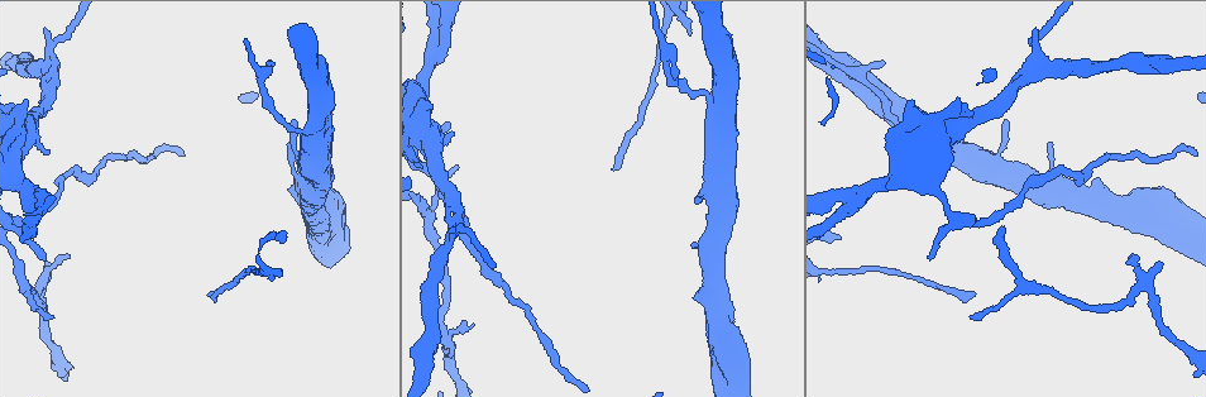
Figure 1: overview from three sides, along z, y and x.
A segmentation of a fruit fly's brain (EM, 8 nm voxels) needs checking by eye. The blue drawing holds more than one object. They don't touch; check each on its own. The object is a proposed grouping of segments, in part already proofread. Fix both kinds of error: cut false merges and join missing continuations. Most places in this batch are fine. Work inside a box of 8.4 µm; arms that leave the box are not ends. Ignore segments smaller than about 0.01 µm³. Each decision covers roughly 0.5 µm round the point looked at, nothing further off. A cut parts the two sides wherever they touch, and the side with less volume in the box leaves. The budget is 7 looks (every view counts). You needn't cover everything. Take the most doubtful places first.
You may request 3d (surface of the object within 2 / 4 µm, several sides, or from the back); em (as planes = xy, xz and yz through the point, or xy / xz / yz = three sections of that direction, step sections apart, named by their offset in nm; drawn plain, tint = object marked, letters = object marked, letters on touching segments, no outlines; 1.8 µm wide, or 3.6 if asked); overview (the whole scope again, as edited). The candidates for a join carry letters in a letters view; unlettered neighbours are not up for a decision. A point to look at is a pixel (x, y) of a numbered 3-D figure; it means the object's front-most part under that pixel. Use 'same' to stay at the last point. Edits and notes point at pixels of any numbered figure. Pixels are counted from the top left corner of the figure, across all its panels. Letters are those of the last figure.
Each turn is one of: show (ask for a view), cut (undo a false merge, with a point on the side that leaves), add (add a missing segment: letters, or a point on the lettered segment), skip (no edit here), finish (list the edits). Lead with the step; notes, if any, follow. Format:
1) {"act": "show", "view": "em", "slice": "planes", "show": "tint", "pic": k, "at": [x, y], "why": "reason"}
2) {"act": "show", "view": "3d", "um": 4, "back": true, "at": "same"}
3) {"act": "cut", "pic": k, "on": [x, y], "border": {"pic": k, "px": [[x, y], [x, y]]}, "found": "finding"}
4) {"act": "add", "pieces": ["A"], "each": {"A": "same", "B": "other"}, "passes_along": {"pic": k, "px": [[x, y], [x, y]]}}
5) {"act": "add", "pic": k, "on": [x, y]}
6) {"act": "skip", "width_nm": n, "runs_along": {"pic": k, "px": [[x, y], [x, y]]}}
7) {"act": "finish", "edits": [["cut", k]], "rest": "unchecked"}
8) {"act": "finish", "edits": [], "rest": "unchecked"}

{"act": "show", "view": "3d", "um": 2, "pic": 1, "at": [208, 293]}

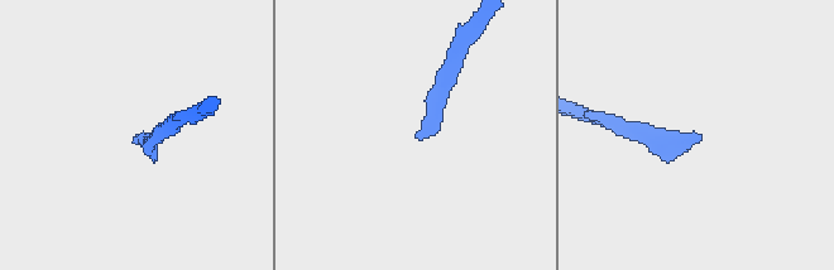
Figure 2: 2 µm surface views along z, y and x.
{"act": "show", "view": "em", "slice": "planes", "show": "plain", "pic": 2, "at": [134, 140]}

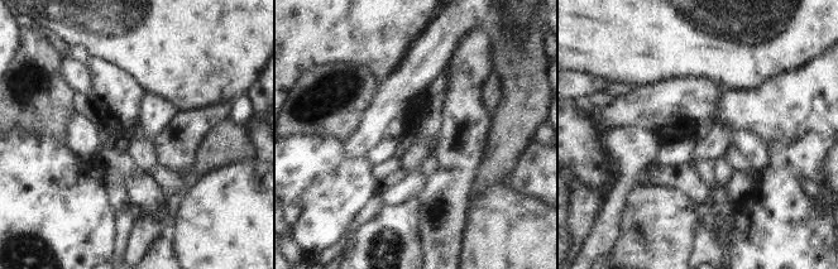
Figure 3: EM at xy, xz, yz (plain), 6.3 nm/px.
{"act": "show", "view": "em", "slice": "planes", "show": "letters", "at": "same", "why": "see the neighbours"}

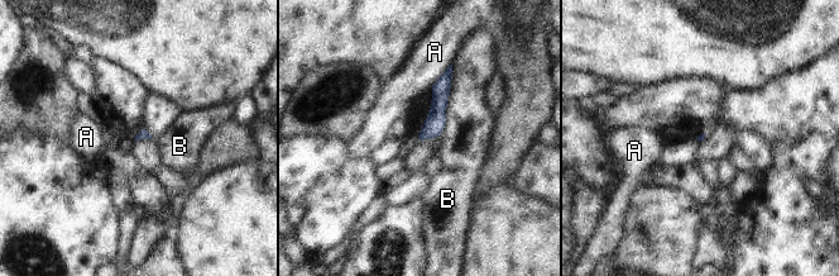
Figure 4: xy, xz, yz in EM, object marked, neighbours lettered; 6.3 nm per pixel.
{"act": "skip", "each": {"A": "other", "B": "other"}, "found": "no lettered segment goes on from it"}

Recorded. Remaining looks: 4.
{"act": "show", "view": "em", "slice": "planes", "show": "letters", "pic": 1, "at": [42, 282], "why": "a fork"}

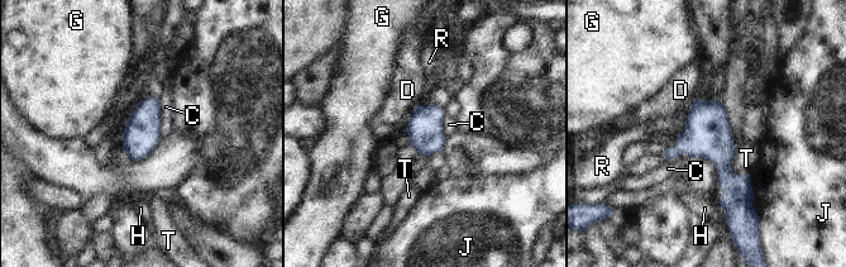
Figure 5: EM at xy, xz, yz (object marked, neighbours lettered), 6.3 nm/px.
{"act": "skip", "each": {"C": "other", "D": "other", "G": "other", "H": "other", "J": "other", "R": "other", "T": "other"}, "found": "all the same cell"}

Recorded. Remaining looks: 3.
{"act": "show", "view": "em", "slice": "xy", "step": 4, "show": "tint", "pic": 1, "at": [1047, 143], "why": "thin end"}

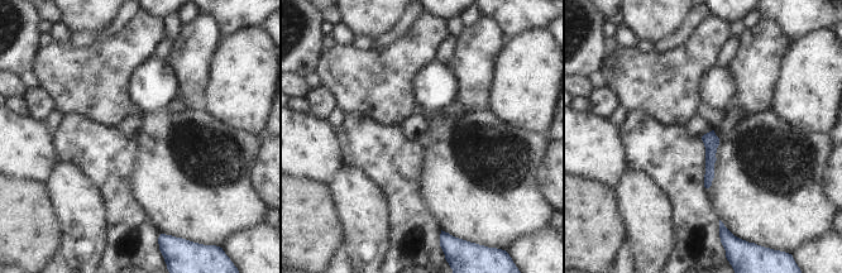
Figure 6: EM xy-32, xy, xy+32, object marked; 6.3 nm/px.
{"act": "show", "view": "em", "slice": "planes", "show": "letters", "at": "same", "why": "cut it another way"}

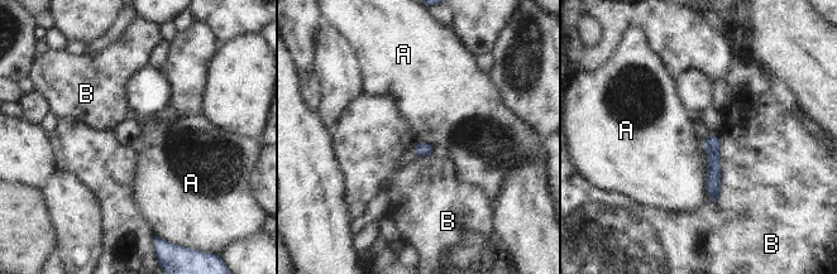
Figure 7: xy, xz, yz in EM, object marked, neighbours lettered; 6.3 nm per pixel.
{"act": "skip", "each": {"A": "other", "B": "other"}, "border": {"pic": 7, "px": [[704, 178], [708, 193]]}, "found": "no lettered segment goes on from it"}

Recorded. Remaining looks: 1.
{"act": "finish", "edits": [], "rest": "unchecked"}

